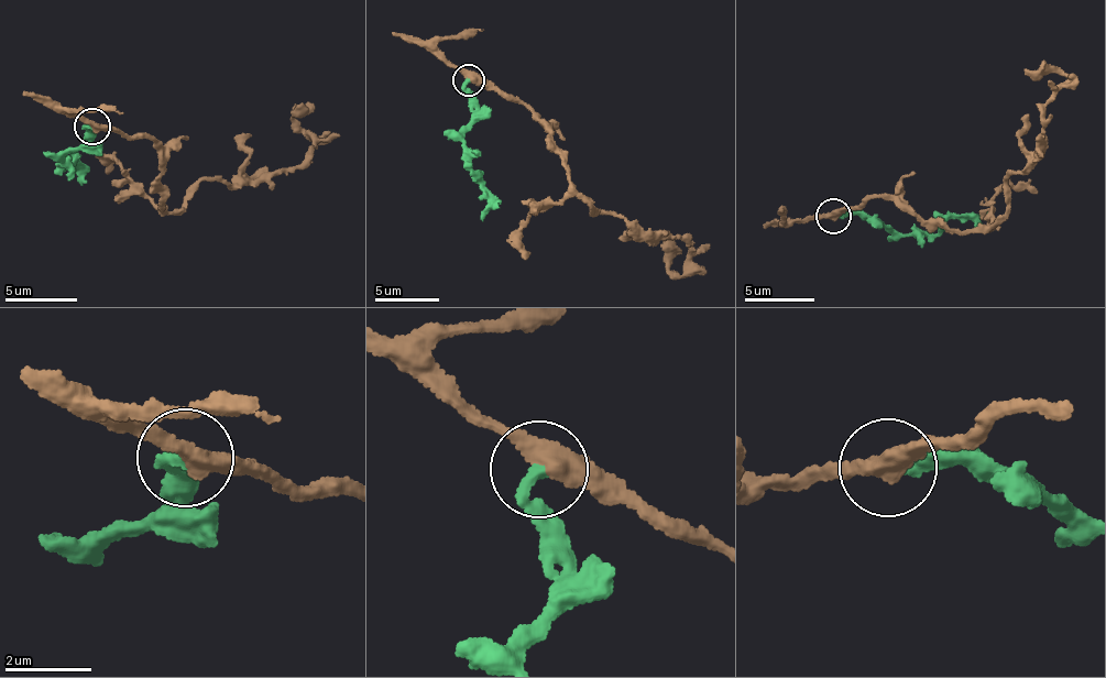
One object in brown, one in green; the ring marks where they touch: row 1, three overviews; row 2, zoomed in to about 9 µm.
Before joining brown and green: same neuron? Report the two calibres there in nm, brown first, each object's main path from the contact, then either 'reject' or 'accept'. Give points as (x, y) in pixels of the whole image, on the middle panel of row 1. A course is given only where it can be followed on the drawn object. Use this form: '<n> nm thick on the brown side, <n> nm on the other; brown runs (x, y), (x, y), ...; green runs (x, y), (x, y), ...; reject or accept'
440 nm thick on the brown side, 280 nm on the other; brown runs (470, 79), (494, 81), (530, 113), (590, 209), (687, 242), (680, 275), (669, 266), (664, 234); green runs (469, 80), (473, 122), (462, 138), (462, 160), (484, 189), (486, 208), (481, 220); accept

